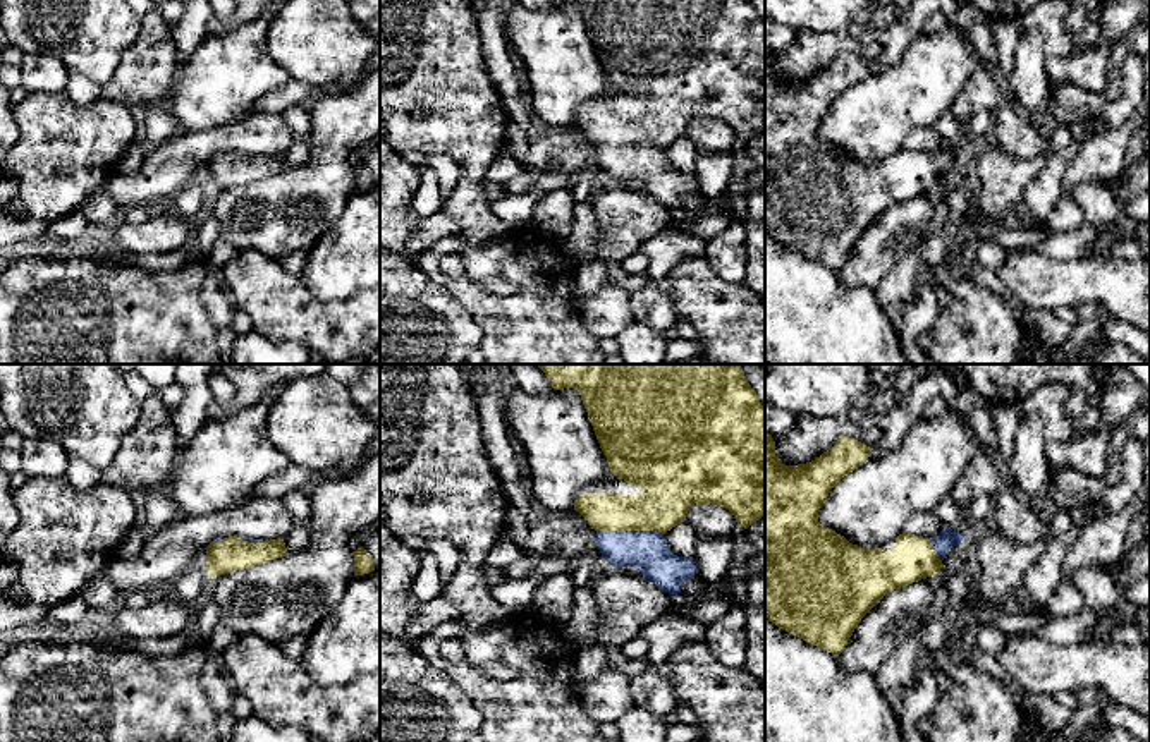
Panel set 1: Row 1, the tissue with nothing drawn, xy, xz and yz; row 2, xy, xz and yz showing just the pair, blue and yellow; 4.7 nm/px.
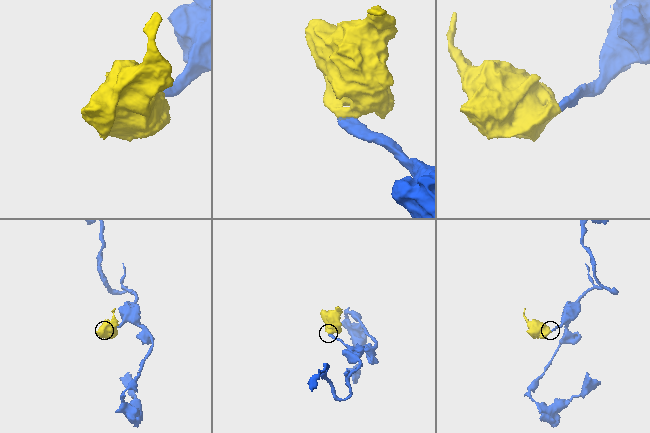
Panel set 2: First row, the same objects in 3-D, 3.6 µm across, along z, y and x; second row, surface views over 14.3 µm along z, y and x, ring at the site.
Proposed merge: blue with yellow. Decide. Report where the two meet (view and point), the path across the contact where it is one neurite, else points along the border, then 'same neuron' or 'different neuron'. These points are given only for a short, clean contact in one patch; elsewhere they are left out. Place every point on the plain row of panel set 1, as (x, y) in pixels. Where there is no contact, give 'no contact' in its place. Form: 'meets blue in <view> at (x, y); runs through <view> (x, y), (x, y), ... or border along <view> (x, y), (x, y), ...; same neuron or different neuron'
meets blue in xz at (630, 146); runs through xz (647, 165), (630, 146), (667, 109); same neuron

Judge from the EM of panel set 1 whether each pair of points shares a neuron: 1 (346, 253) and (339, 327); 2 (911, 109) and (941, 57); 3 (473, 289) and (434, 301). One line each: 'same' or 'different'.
1: different
2: same
3: different

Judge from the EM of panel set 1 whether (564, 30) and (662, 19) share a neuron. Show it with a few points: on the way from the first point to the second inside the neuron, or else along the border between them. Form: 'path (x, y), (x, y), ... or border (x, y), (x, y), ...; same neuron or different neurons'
border (581, 18), (602, 66); different neurons

